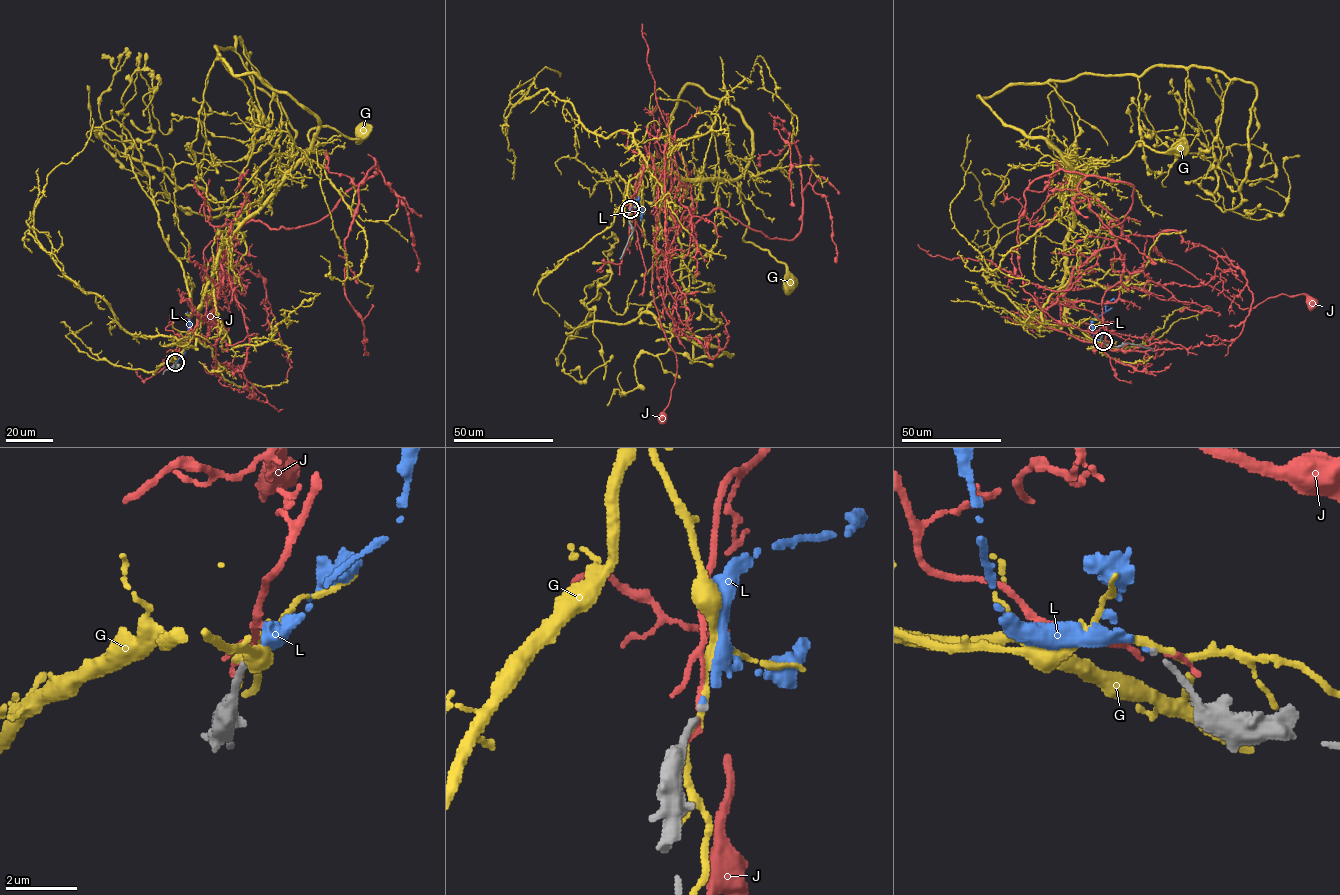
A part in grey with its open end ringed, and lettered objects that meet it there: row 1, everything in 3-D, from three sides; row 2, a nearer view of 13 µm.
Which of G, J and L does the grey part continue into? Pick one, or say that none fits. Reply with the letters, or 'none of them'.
L

